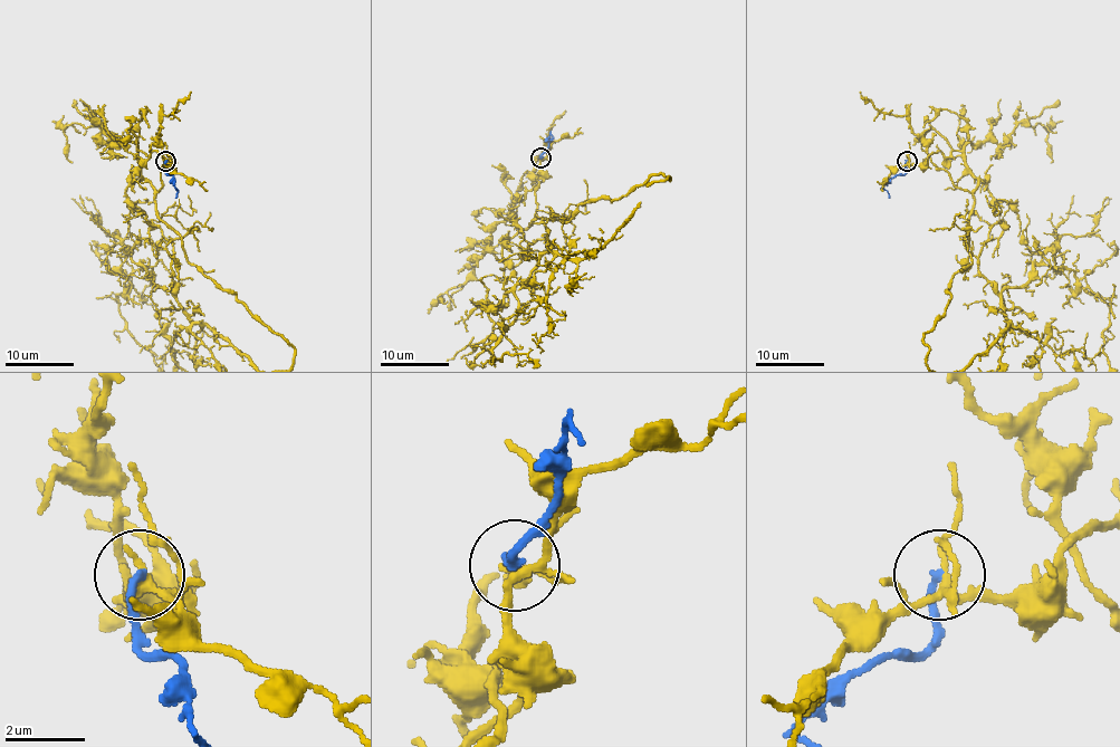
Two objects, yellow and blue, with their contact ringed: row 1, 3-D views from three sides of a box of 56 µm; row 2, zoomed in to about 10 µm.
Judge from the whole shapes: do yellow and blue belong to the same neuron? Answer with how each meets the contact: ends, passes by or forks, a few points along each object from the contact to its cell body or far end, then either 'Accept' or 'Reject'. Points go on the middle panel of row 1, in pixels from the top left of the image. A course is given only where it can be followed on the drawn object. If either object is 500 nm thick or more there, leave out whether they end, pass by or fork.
At the ring yellow forks. At the ring blue ends. Course of blue: (542, 156), (551, 135), (551, 140). Reject

